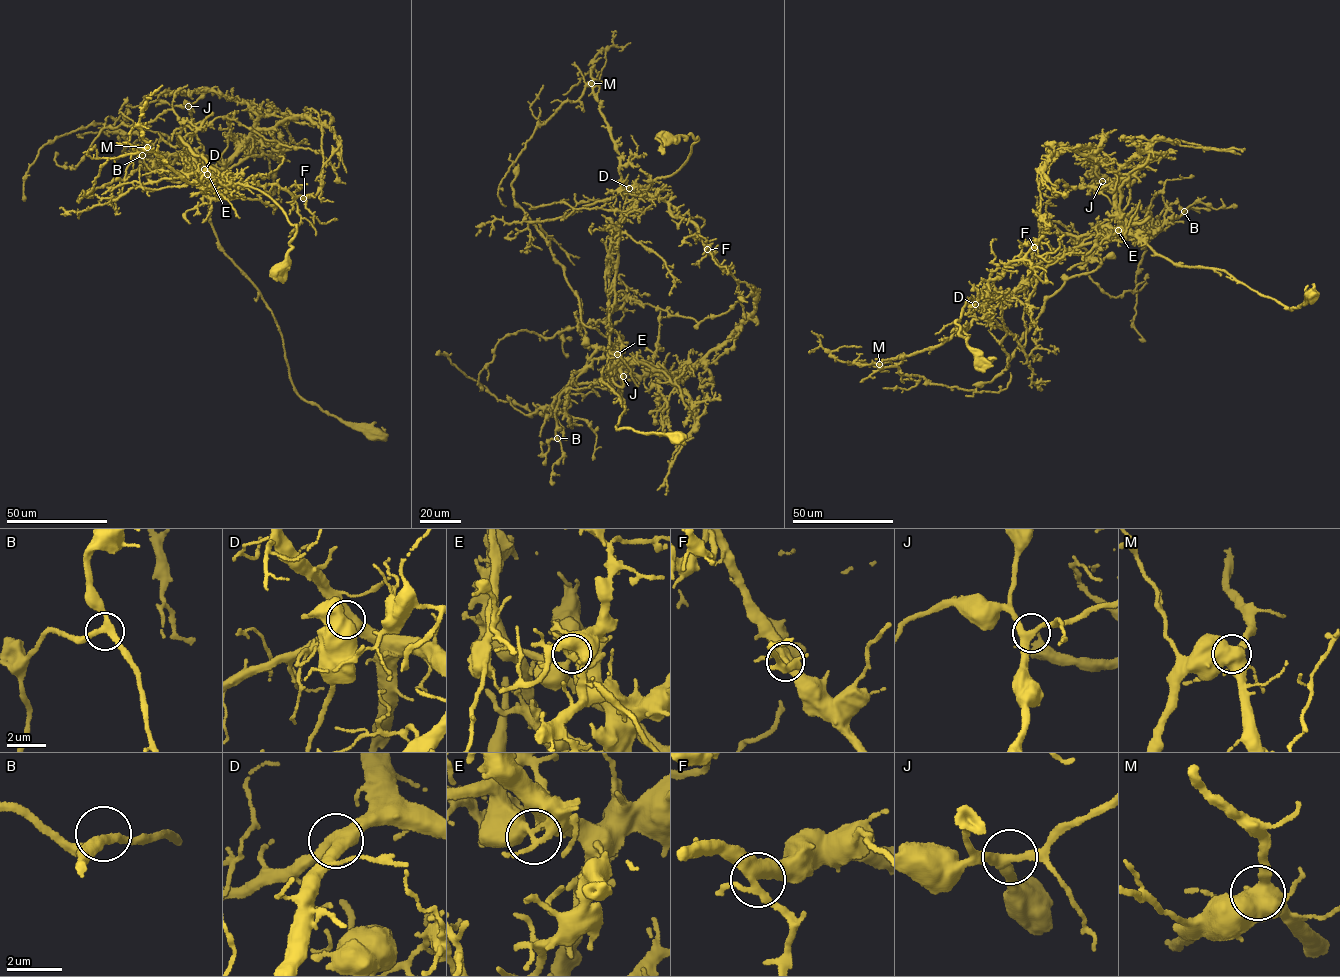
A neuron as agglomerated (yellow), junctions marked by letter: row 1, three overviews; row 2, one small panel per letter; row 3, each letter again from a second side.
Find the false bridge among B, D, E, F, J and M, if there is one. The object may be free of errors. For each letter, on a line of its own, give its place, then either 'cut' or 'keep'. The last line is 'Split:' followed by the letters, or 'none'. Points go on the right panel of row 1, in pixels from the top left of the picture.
B: place (1184, 211); keep
D: place (975, 304); keep
E: place (1118, 230); cut
F: place (1034, 247); keep
J: place (1102, 181); keep
M: place (879, 364); keep
Split: E

